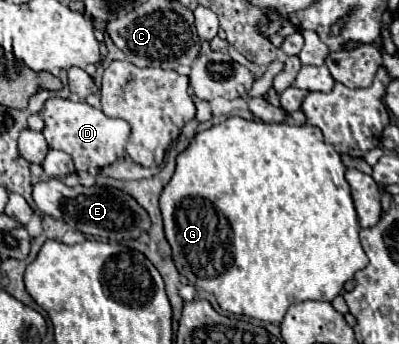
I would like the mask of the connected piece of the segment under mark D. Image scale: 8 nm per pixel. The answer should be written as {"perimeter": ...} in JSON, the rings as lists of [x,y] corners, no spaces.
{"perimeter":[[[48,98],[42,110],[42,120],[42,134],[48,146],[68,152],[74,160],[76,172],[86,172],[88,168],[104,168],[124,156],[124,148],[130,136],[130,124],[126,120],[108,118],[102,110],[88,106],[86,102]]]}

